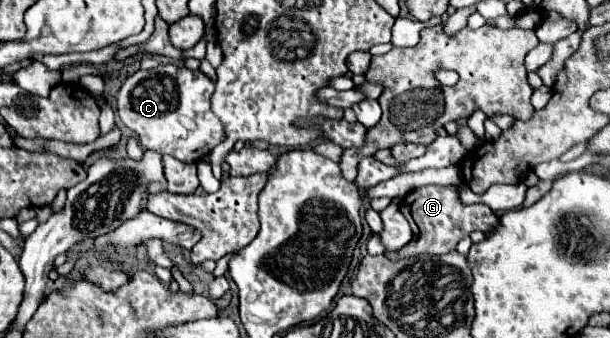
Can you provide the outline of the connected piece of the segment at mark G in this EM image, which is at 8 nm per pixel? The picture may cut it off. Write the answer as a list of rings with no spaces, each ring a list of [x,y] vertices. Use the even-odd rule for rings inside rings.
[[[423,185],[419,189],[413,189],[409,195],[403,197],[399,203],[399,209],[403,211],[405,219],[409,221],[413,229],[413,239],[405,247],[401,247],[395,253],[389,253],[387,257],[397,261],[403,257],[411,255],[421,255],[421,253],[431,253],[431,255],[443,255],[449,251],[455,251],[455,245],[461,237],[469,235],[471,231],[483,231],[487,233],[491,227],[497,227],[497,217],[491,211],[491,207],[483,203],[475,205],[465,205],[459,199],[459,185]]]

